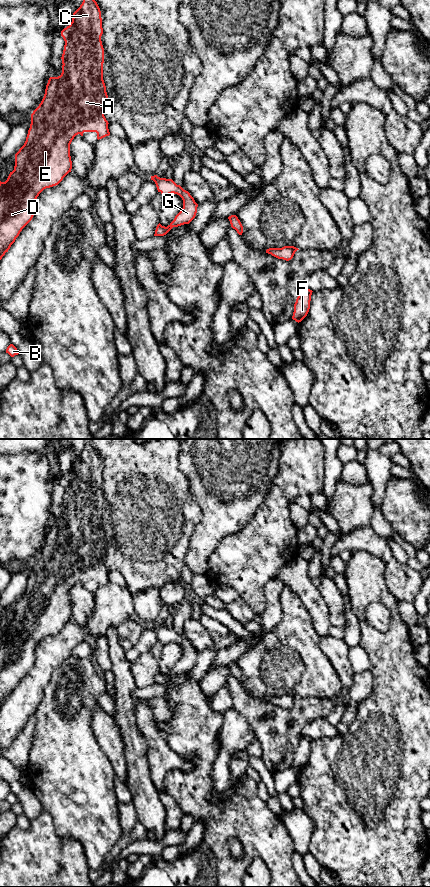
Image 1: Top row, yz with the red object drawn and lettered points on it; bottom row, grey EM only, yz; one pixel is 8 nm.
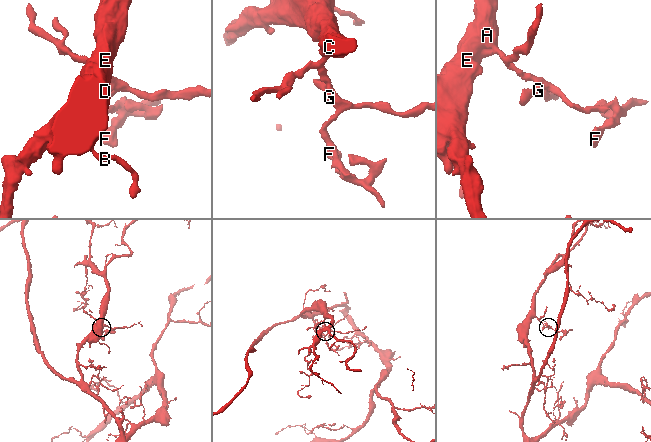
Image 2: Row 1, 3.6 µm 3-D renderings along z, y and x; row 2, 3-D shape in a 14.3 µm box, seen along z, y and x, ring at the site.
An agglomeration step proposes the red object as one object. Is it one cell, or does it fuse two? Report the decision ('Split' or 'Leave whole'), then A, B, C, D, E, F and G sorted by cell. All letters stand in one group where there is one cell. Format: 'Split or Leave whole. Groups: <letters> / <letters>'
Leave whole. Groups: A B C D E F G

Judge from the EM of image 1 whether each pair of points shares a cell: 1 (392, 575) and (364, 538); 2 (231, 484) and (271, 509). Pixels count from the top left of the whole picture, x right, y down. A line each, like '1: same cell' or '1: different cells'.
1: same cell
2: different cells

